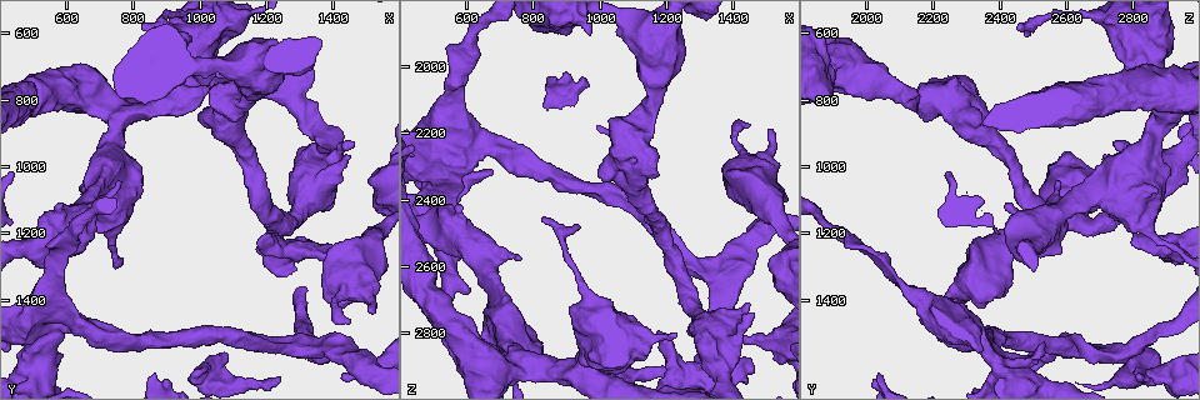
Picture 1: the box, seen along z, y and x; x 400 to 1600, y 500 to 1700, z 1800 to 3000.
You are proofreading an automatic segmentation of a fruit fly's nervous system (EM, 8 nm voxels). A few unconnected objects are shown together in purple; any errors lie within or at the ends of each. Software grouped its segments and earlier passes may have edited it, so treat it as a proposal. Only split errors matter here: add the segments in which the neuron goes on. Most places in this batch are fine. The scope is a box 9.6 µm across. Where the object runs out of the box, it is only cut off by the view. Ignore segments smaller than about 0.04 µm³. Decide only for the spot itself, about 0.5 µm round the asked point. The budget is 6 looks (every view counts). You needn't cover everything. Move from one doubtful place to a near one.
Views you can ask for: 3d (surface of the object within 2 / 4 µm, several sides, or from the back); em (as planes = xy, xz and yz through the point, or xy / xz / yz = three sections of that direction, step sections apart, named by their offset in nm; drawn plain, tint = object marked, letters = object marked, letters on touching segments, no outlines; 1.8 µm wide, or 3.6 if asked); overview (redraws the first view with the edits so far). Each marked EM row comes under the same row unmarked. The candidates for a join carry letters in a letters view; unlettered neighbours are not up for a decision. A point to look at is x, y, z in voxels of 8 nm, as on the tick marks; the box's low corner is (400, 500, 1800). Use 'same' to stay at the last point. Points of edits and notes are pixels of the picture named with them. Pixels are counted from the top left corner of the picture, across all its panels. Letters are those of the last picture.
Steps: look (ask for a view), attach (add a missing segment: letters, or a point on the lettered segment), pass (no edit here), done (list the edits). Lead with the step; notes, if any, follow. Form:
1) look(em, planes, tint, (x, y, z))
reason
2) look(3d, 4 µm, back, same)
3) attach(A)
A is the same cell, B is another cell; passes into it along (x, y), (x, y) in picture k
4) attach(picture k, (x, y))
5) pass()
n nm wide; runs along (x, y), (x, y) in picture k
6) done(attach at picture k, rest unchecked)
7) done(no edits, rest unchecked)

look(3d, 4 µm, (1510, 1430, 2200))
an open end

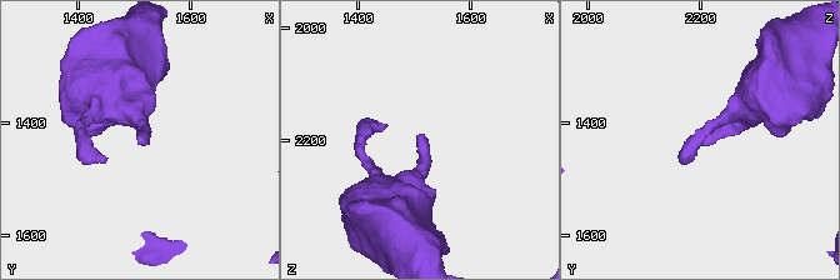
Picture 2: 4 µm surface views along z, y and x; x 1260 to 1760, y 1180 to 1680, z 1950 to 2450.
look(em, planes, letters, (1515, 1445, 2190))
shape alone is not enough

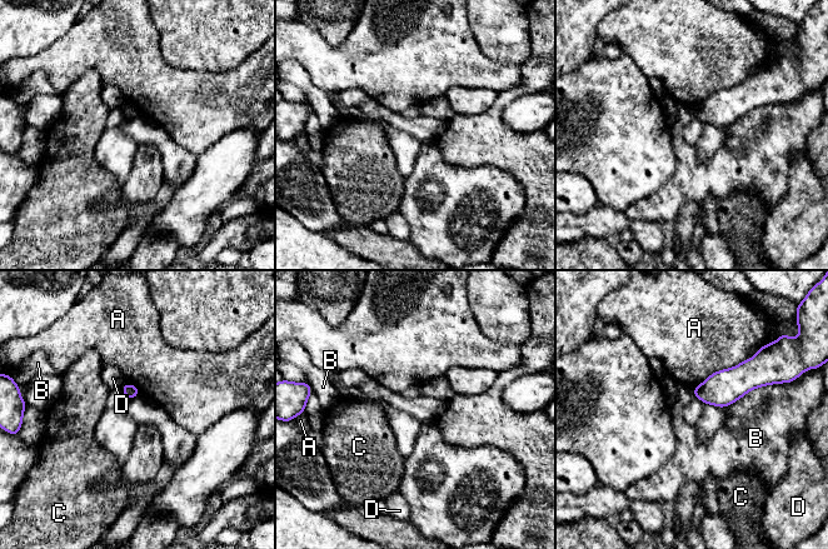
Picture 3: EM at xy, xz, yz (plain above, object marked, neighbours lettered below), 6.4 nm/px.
pass()
A touches over 400 nm; A, B, C and D are other cells; border along (778, 383), (753, 388), (724, 408) in picture 3; no lettered segment goes on from it

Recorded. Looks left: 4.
look(em, 3.6 µm, planes, letters, (1170, 1220, 2790))
an open end

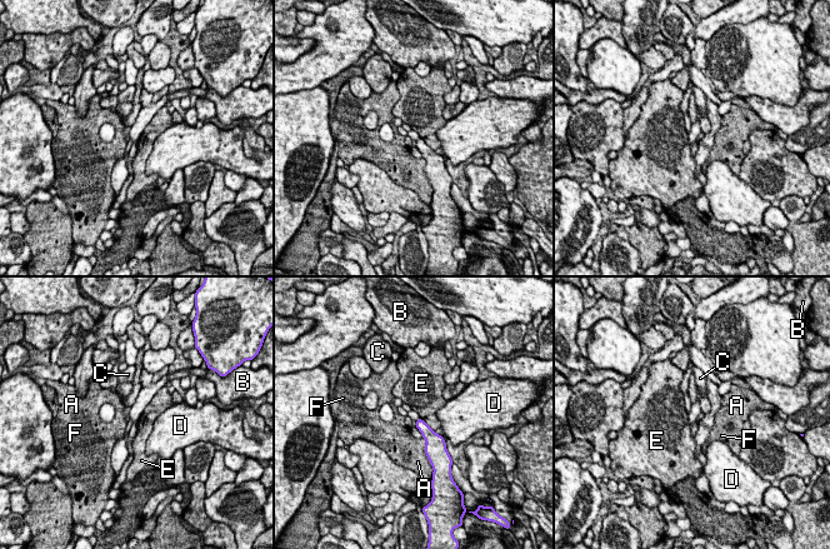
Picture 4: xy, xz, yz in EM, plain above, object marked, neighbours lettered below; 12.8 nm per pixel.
pass()
A, B, C, D, E and F are other cells; border along (420, 418), (433, 430) in picture 4; none of them fits

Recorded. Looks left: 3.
look(em, planes, letters, (980, 1620, 2850))
branch stops here

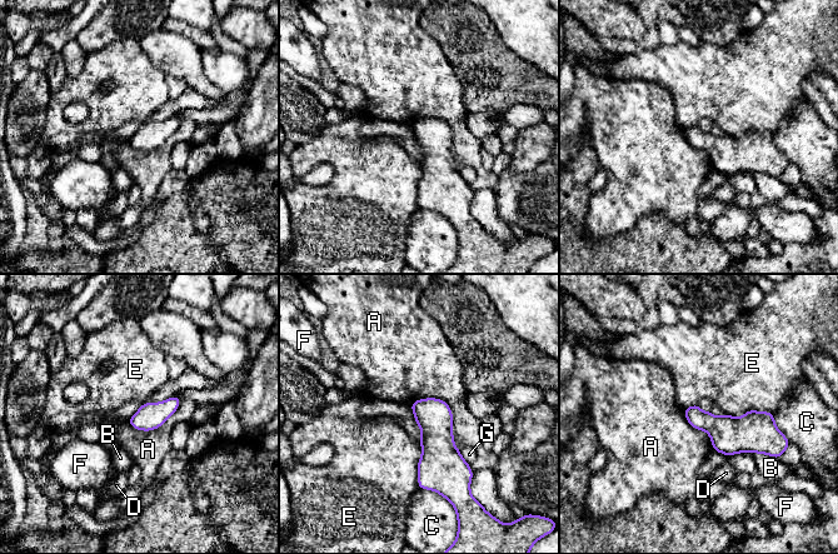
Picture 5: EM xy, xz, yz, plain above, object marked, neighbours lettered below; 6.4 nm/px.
pass()
160 nm wide; A, B, C, D, E, F and G are other cells; border along (418, 439), (419, 488) in picture 5; no lettered segment goes on from it

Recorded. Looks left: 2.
done(no edits, rest unchecked)

